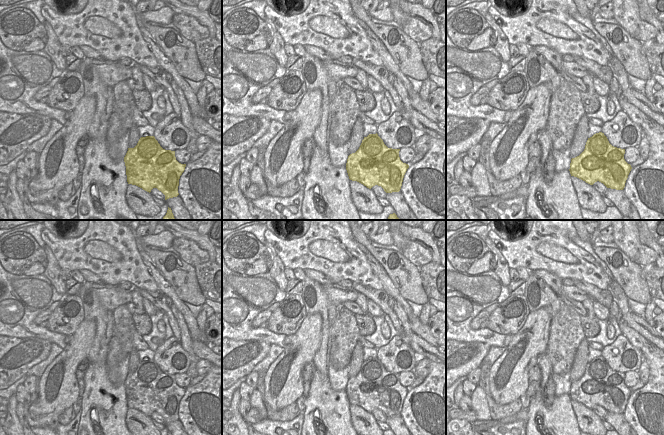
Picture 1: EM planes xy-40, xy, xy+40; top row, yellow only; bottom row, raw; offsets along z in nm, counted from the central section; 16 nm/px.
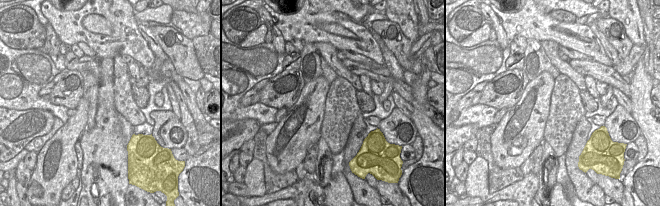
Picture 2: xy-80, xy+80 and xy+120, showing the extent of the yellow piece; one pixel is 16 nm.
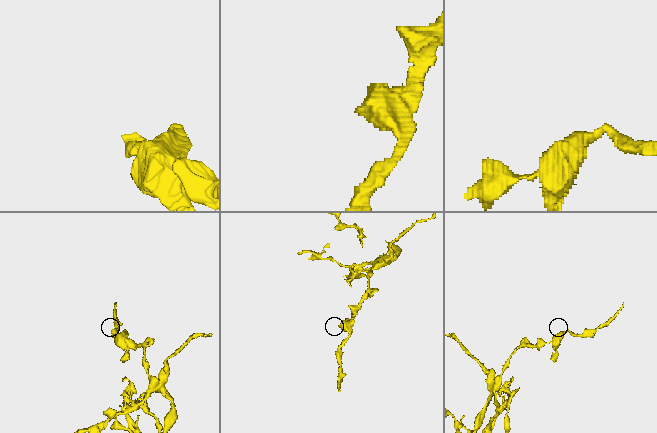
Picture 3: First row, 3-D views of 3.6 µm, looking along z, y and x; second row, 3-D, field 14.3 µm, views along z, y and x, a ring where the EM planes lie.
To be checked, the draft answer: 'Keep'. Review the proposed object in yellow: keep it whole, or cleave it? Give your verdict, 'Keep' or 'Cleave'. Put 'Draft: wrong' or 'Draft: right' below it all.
Cleave.
Draft: wrong

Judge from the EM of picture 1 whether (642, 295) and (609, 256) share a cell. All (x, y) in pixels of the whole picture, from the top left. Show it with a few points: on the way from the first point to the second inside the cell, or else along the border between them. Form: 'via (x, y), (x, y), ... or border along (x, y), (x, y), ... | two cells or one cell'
via (632, 285), (611, 265) | one cell

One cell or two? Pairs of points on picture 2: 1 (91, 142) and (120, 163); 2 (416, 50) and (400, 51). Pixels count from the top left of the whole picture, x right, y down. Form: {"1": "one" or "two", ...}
{"1": "one", "2": "two"}

